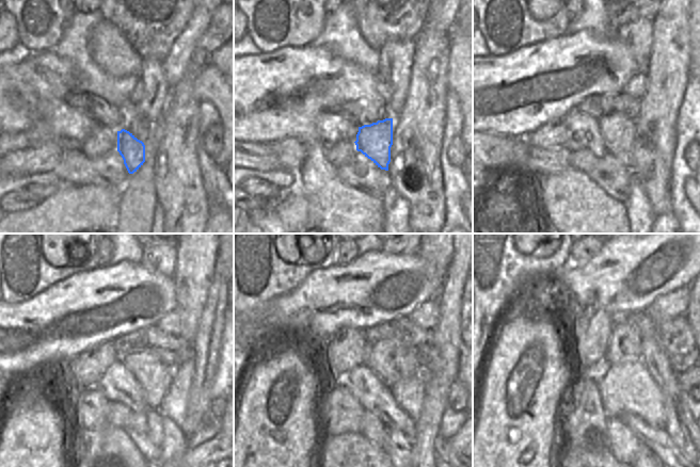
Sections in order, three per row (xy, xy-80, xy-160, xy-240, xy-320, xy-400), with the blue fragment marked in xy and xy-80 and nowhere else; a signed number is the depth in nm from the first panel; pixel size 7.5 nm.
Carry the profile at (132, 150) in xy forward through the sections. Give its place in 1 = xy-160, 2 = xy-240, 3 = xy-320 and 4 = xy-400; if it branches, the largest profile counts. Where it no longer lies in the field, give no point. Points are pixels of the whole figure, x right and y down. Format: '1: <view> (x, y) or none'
1: xy-160 (618, 131)
2: xy-240 (154, 375)
3: xy-320 (391, 360)
4: xy-400 (624, 344)

